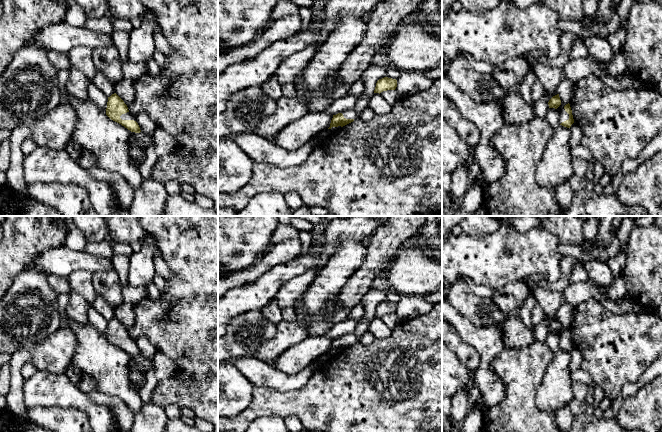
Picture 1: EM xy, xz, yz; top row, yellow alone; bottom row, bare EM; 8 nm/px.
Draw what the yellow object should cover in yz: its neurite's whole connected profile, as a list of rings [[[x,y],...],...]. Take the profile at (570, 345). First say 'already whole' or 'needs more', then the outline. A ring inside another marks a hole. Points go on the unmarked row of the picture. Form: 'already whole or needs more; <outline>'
needs more; [[[566,328],[564,331],[560,333],[560,341],[559,341],[559,347],[560,349],[570,352],[571,349],[574,347],[572,334],[570,331],[570,328]]]

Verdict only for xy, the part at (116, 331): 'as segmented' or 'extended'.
extended

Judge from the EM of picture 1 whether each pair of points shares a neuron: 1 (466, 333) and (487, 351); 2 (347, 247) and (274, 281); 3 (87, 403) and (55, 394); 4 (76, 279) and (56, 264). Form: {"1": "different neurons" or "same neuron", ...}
{"1": "same neuron", "2": "different neurons", "3": "same neuron", "4": "different neurons"}

